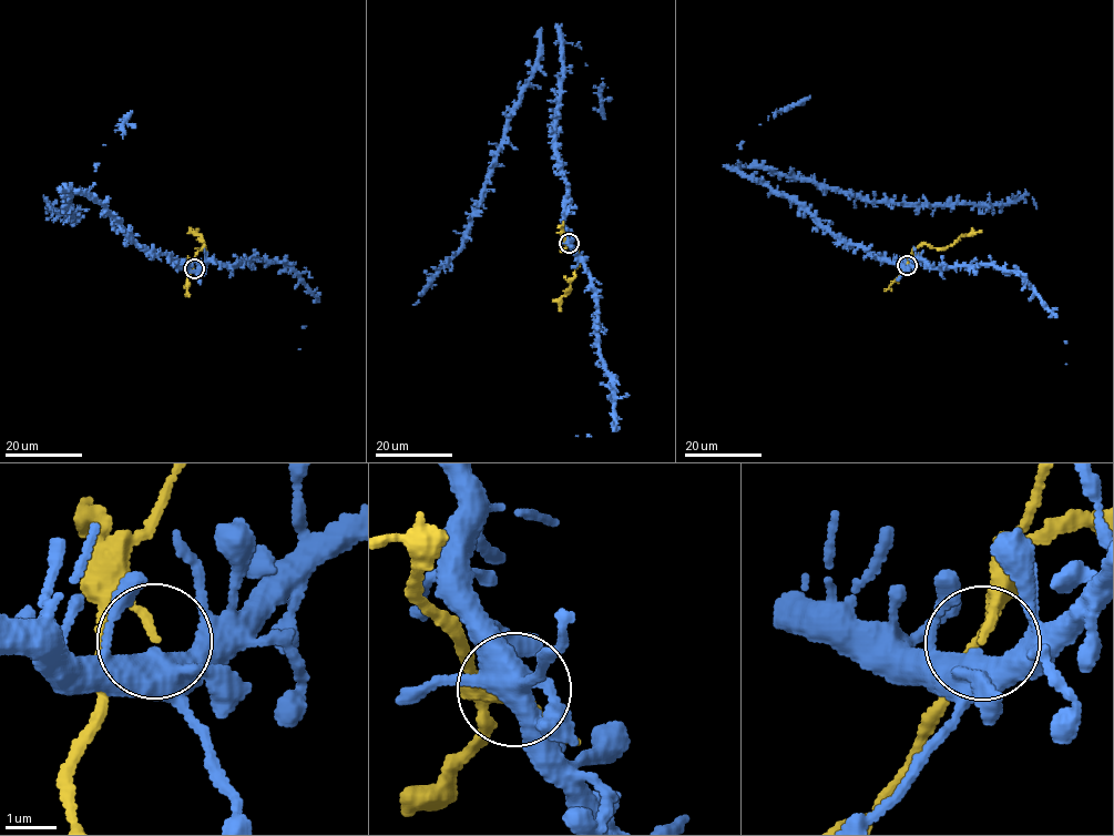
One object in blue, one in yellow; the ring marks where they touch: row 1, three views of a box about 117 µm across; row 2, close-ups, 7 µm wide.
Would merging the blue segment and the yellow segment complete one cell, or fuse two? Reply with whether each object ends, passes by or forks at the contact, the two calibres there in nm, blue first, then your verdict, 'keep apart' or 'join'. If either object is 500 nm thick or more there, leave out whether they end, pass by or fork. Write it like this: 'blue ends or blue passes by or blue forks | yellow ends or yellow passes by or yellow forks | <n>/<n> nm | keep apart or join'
blue forks | yellow ends | 400/150 nm | keep apart

